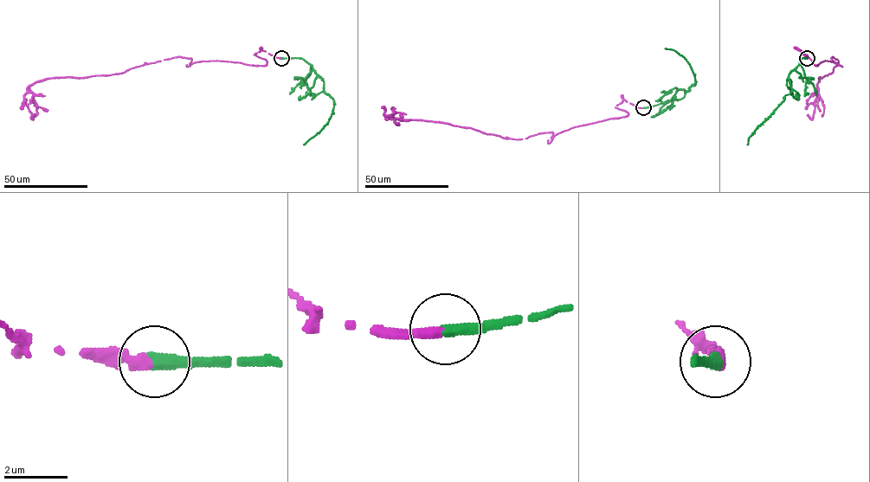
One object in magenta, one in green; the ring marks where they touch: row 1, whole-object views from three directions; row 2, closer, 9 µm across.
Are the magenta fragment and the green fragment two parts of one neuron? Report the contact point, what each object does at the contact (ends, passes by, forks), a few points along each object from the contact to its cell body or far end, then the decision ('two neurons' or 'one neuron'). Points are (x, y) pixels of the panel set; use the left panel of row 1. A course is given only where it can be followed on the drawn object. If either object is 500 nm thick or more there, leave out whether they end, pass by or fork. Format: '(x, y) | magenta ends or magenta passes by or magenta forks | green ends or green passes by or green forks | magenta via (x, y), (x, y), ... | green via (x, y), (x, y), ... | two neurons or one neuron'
(281, 58) | magenta ends | green ends | magenta via (281, 58), (260, 47), (255, 54), (264, 65), (177, 56), (118, 73), (46, 78), (24, 96), (34, 114) | green via (281, 58), (301, 58), (309, 63), (323, 80), (324, 92), (334, 104), (327, 124), (303, 144) | one neuron

